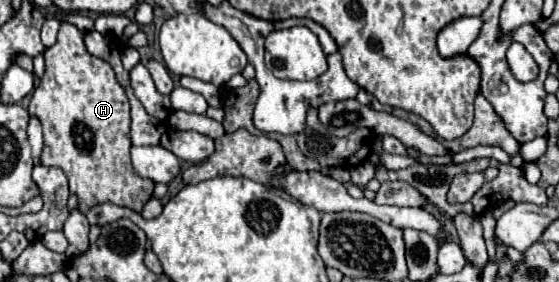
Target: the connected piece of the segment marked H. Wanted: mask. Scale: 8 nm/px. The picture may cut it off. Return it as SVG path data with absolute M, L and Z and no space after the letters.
M63 22L59 28L57 42L45 50L45 74L39 82L39 86L33 90L31 102L29 102L29 114L37 116L43 124L43 136L45 136L45 146L41 154L41 164L43 166L57 166L65 172L69 180L69 190L79 198L79 210L85 214L89 208L97 204L119 204L127 206L135 212L141 212L145 202L153 194L153 180L141 178L135 174L131 160L129 160L129 100L125 90L115 78L113 68L103 62L101 58L95 58L87 52L83 44L83 32L69 24Z

